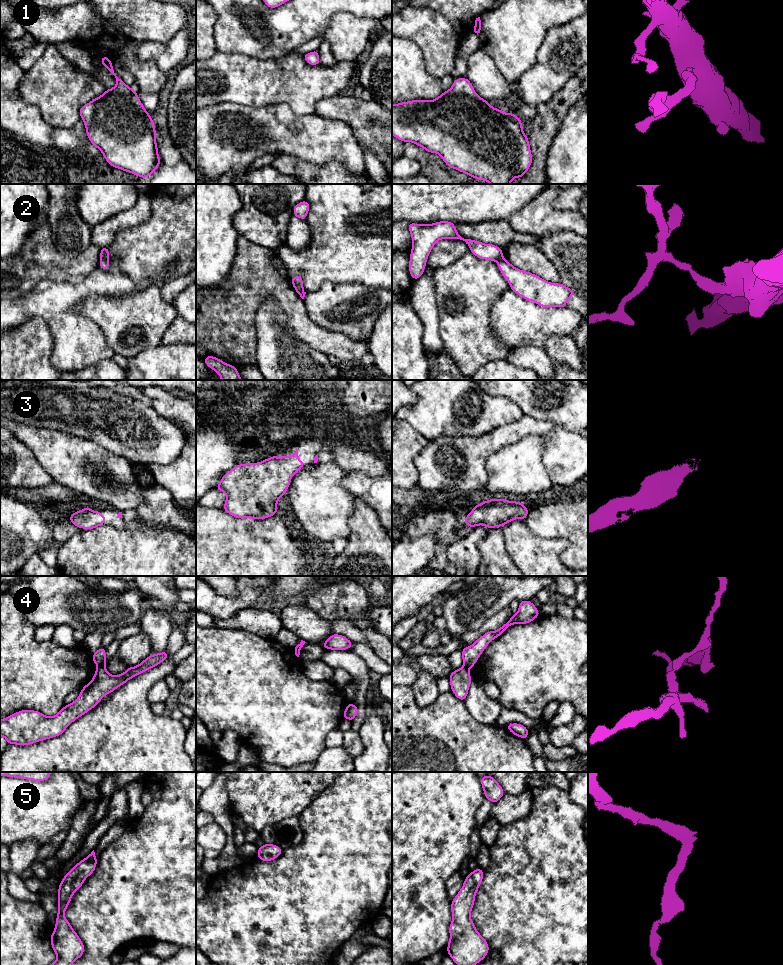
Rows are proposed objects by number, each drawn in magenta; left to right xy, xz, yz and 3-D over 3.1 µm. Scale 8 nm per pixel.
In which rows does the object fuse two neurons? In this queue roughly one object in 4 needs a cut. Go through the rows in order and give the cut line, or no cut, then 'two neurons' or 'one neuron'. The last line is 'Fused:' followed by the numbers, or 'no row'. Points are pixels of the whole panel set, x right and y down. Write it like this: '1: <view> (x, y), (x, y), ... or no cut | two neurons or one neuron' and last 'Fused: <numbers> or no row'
1: no cut | one neuron
2: xy (108, 257), (100, 260) | two neurons
3: no cut | one neuron
4: xy (98, 666), (104, 667) | two neurons
5: no cut | one neuron
Fused: 2, 4

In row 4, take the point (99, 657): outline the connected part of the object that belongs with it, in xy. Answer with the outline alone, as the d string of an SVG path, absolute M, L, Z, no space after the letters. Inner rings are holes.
M99 648L95 653L92 654L92 660L98 667L105 667L106 665L106 650L105 648Z

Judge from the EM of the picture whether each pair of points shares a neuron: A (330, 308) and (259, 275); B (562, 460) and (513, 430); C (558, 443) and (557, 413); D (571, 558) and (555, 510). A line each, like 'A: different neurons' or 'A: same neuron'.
A: different neurons
B: different neurons
C: different neurons
D: same neuron

